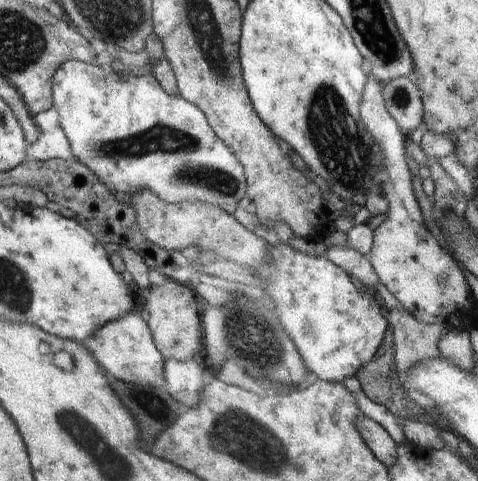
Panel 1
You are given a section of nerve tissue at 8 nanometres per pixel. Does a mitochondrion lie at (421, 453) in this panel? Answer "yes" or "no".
no

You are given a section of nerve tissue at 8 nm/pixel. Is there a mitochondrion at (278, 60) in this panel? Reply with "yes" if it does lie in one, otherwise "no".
no

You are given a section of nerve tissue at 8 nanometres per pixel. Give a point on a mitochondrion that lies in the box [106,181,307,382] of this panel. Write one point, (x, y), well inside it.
(243, 329)

